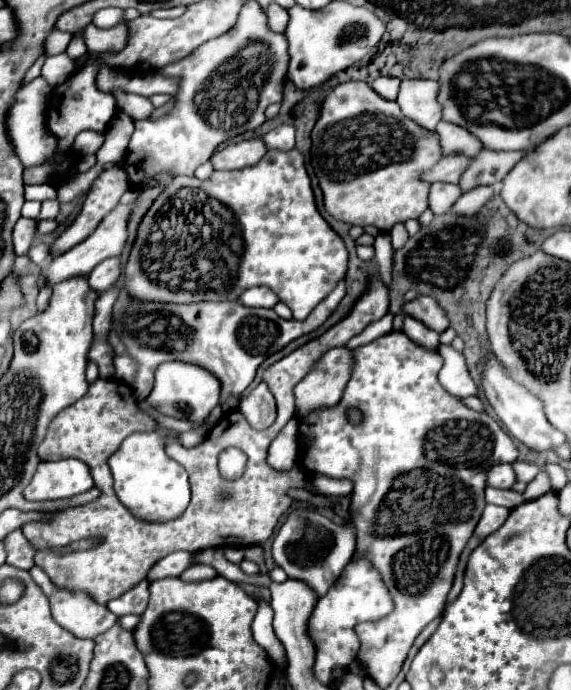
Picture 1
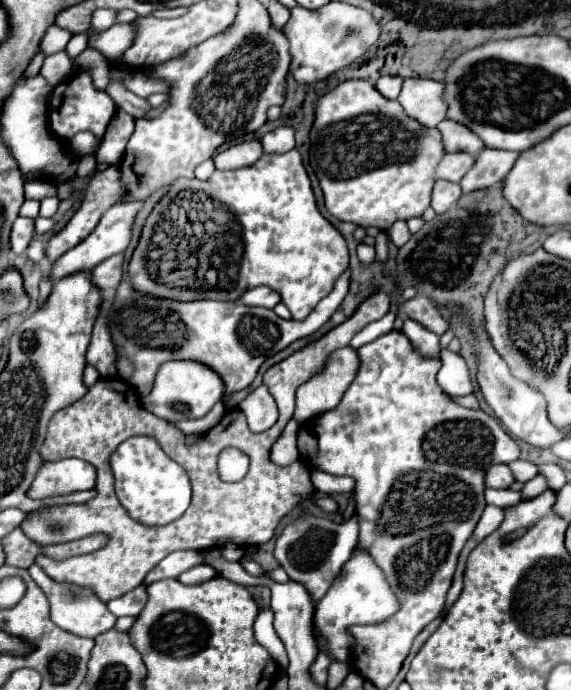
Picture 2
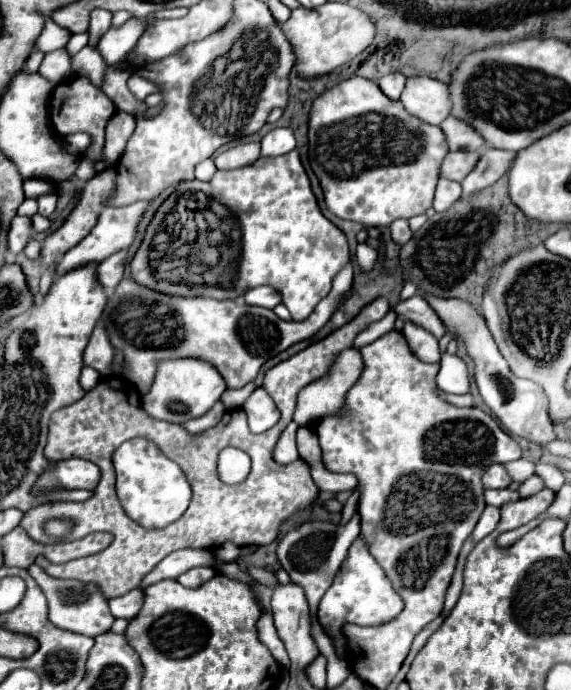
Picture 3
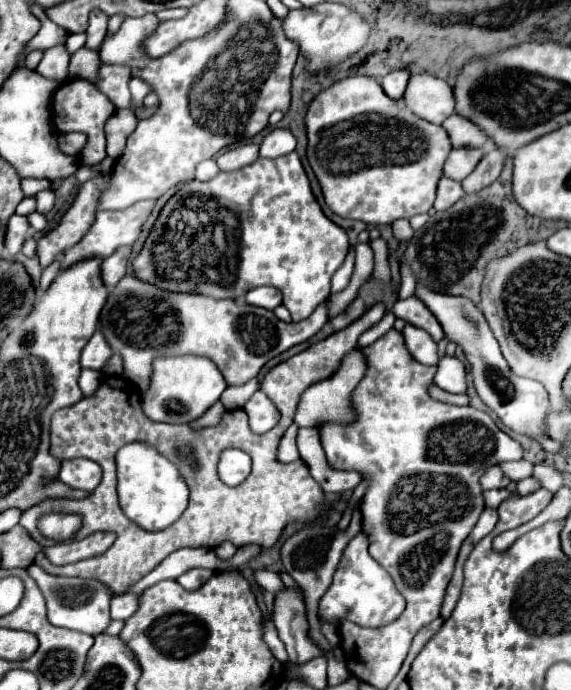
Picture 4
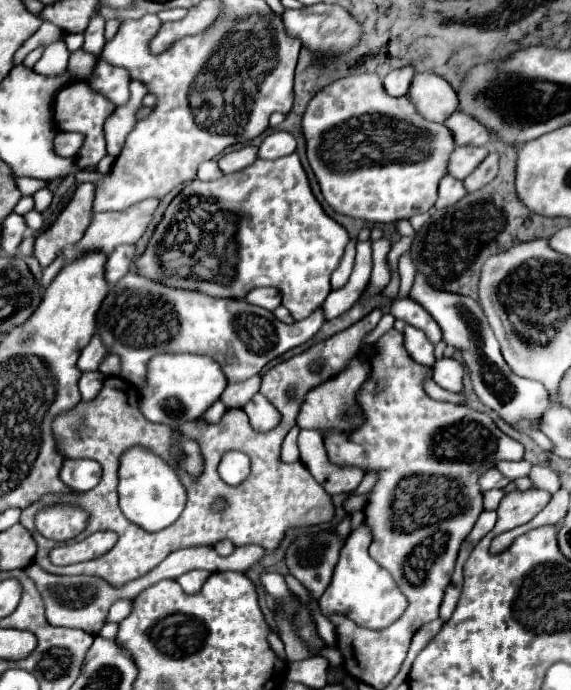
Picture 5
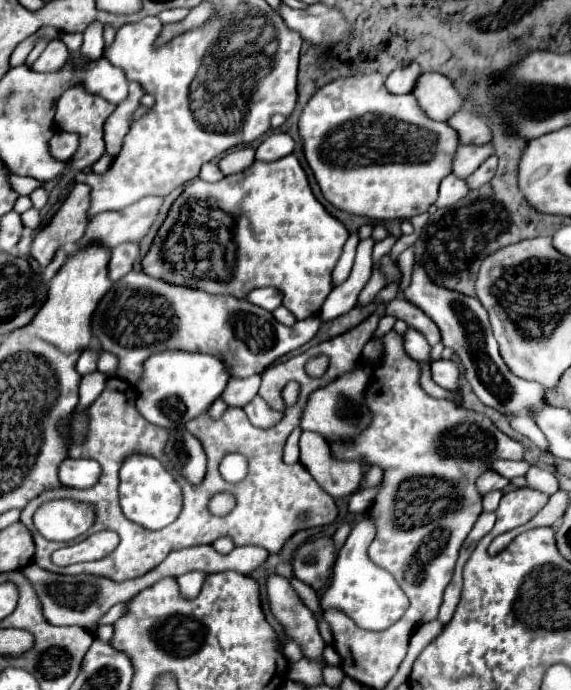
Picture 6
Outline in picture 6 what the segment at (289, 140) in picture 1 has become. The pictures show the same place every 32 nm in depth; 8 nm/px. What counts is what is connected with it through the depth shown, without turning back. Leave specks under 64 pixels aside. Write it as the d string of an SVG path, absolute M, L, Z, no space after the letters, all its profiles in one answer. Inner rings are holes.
M276 132L276 134L270 134L256 150L256 160L264 160L264 162L272 162L272 160L278 160L282 156L288 156L292 154L294 150L294 140L284 134L284 132Z

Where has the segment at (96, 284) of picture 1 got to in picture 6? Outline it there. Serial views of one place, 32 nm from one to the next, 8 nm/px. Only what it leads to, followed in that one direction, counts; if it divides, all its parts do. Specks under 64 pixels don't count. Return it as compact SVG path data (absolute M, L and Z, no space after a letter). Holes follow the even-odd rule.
M126 242L120 244L112 250L110 262L108 262L108 278L112 282L118 282L122 276L126 276L138 260L138 244L136 242Z

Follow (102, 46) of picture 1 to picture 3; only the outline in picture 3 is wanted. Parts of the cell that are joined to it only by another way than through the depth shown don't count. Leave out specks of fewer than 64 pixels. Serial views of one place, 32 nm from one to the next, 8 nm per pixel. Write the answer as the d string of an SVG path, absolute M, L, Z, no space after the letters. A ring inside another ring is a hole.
M132 18L126 24L118 28L110 28L106 34L102 34L102 40L98 40L98 50L104 56L108 64L128 64L128 52L134 48L138 38L142 36L144 26L142 20Z

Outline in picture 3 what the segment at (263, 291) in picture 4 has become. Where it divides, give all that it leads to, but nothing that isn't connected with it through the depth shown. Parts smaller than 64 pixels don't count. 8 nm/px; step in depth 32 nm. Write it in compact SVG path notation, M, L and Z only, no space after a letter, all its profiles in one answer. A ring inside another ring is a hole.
M260 286L260 288L252 288L244 294L246 304L250 306L262 306L262 308L274 308L282 302L280 294L276 290L272 290L270 286Z

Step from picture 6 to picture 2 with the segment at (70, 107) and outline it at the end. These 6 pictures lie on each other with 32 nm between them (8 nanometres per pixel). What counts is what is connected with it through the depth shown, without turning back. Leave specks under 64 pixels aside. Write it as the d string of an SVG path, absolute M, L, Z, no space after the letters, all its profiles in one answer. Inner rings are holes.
M78 72L70 80L58 84L52 92L50 102L50 128L58 138L72 138L74 134L88 130L88 132L106 132L108 122L116 114L114 100L106 94L94 88L90 72Z

